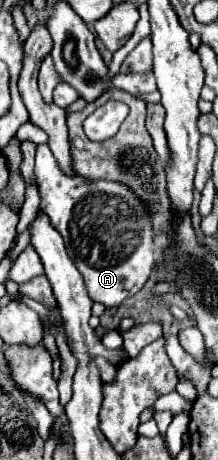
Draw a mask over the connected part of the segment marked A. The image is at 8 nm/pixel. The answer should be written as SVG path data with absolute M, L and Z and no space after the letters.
M38 144L36 146L36 184L38 184L38 194L40 194L40 208L50 216L52 226L62 234L68 256L74 260L76 268L80 270L88 296L94 302L102 302L106 308L118 306L124 302L128 296L134 296L144 282L150 276L152 264L154 264L154 246L152 246L152 226L150 226L150 216L146 214L146 208L126 186L116 184L116 182L90 182L82 176L70 178L62 174L56 166L56 160L48 148L48 144Z

